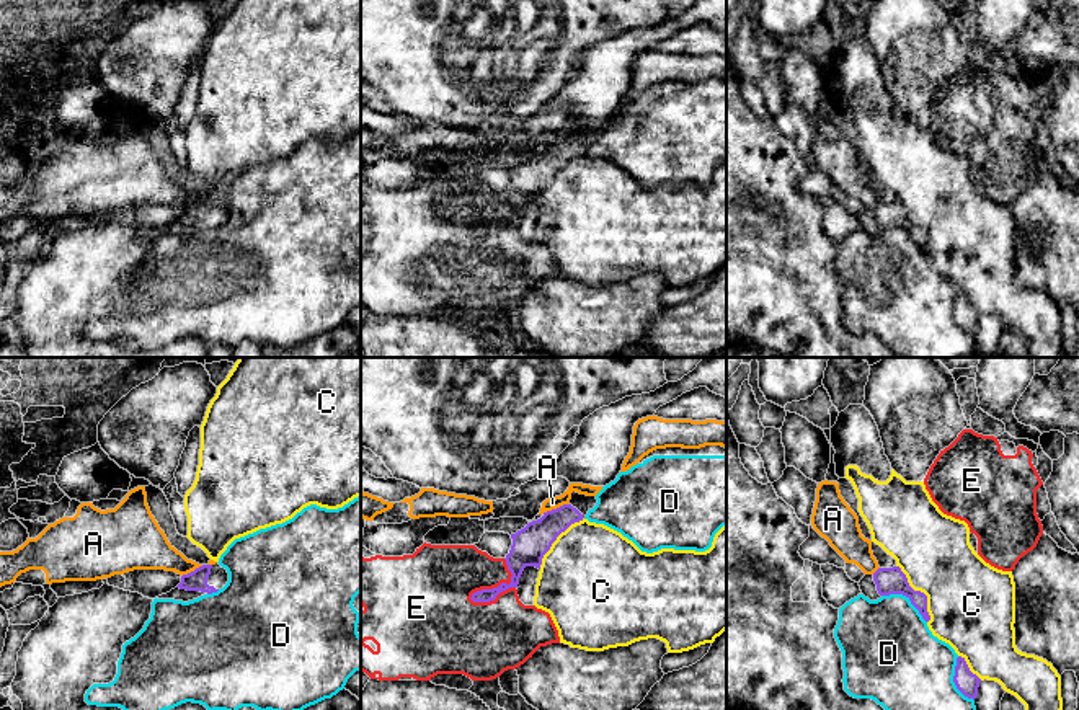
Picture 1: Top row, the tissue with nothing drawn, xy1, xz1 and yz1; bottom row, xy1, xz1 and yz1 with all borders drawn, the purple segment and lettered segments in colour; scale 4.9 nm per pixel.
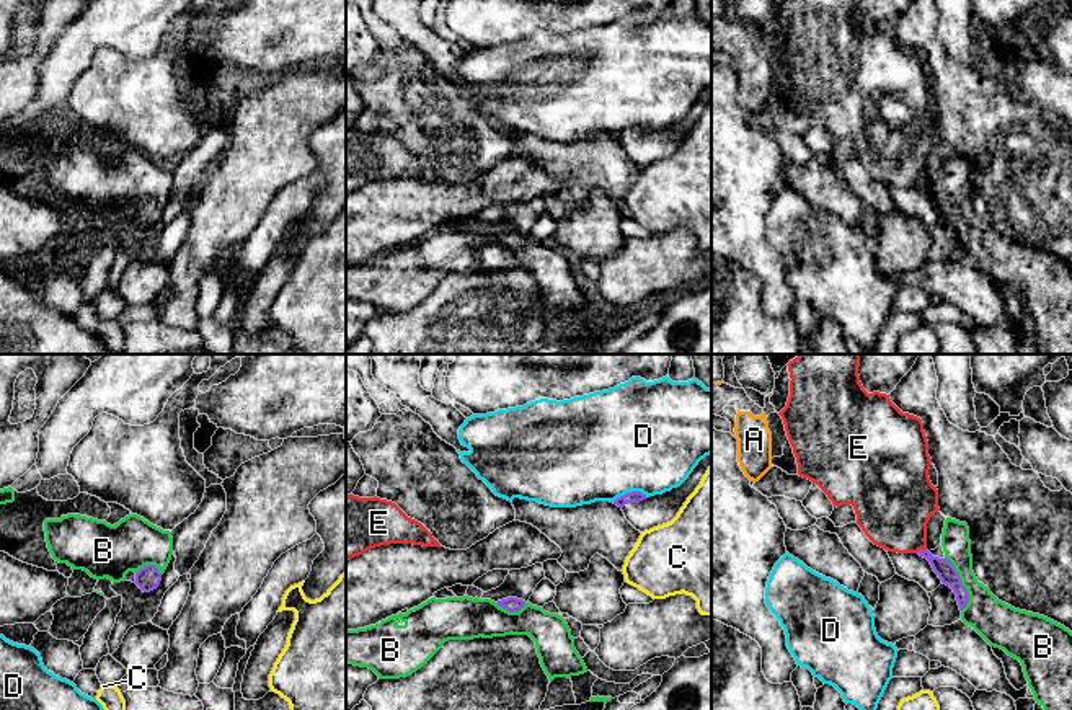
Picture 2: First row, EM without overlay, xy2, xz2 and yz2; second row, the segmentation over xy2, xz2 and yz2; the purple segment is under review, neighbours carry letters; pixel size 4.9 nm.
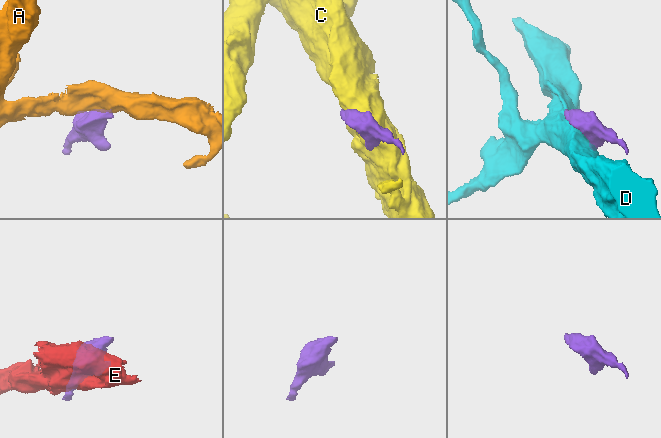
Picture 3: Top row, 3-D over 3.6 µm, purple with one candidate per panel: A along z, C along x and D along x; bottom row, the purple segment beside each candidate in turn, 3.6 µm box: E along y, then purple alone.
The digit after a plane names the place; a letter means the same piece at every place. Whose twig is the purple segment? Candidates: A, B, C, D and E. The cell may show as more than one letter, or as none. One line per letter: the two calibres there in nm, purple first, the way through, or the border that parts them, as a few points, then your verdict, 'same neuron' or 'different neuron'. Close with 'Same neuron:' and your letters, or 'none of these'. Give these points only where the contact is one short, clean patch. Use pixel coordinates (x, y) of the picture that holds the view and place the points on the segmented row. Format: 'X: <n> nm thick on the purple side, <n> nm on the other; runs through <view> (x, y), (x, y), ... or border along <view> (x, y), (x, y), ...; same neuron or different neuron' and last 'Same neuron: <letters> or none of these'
A: 170 nm thick on the purple side, 60 nm on the other; border along xz1 (567, 503), (542, 513); different neuron
B: 90 nm thick on the purple side, 200 nm on the other; runs through yz2 (942, 567), (961, 585), (994, 621); same neuron
C: 130 nm thick on the purple side, 420 nm on the other; different neuron
D: 130 nm thick on the purple side, 420 nm on the other; different neuron
E: 170 nm thick on the purple side, 360 nm on the other; different neuron
Same neuron: B

